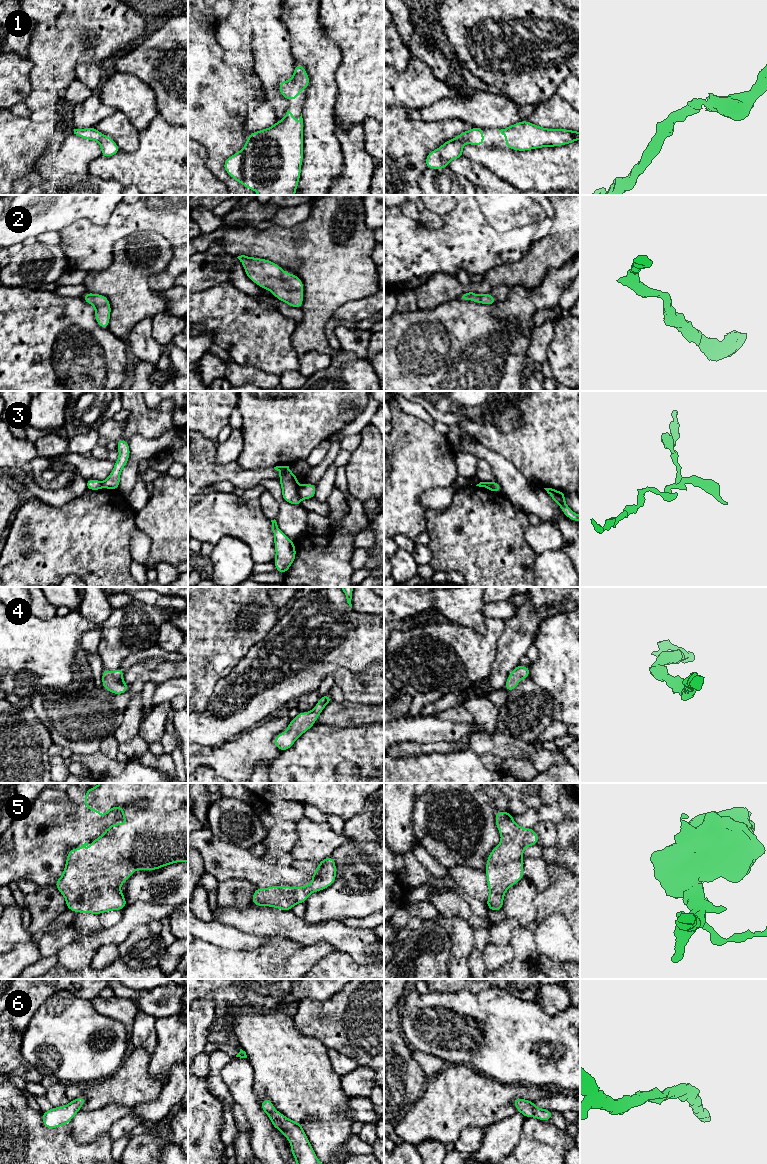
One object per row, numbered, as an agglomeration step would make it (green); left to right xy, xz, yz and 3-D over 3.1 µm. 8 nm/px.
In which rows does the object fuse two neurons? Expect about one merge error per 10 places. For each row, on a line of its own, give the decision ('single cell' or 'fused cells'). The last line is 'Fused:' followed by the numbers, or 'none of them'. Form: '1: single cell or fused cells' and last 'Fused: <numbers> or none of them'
1: single cell
2: single cell
3: fused cells
4: single cell
5: single cell
6: single cell
Fused: 3

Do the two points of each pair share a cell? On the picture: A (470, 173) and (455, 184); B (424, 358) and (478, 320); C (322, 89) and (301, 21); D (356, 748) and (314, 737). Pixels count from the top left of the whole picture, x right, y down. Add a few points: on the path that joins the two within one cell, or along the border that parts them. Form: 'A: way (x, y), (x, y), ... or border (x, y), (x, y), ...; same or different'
A: border (446, 168), (463, 175), (473, 184); different
B: way (439, 358), (446, 358), (469, 335); same
C: way (321, 72), (321, 57), (309, 45), (307, 38); same
D: way (346, 748), (324, 747); same

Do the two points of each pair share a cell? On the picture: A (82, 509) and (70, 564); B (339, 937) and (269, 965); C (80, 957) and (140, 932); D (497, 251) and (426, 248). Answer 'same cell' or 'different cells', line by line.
A: same cell
B: different cells
C: different cells
D: same cell

